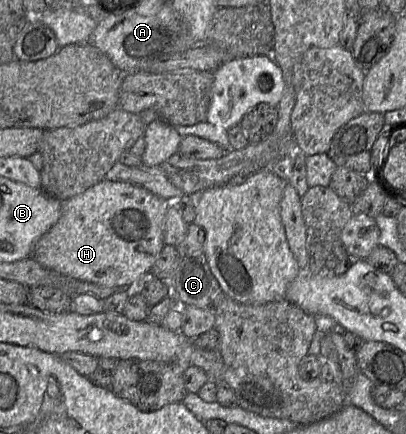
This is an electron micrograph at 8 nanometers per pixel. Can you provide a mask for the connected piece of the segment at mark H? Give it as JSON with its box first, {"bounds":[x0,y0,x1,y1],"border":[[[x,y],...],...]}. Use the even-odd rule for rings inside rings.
{"bounds":[31,179,172,290],"border":[[[105,179],[88,188],[83,193],[61,202],[62,212],[59,220],[37,240],[34,245],[31,257],[44,268],[53,270],[57,273],[80,281],[90,282],[105,287],[134,287],[133,290],[135,290],[135,286],[141,277],[148,272],[151,272],[152,266],[159,257],[159,254],[165,245],[163,240],[164,221],[167,210],[172,202],[164,200],[140,186],[125,182],[112,182]]]}

